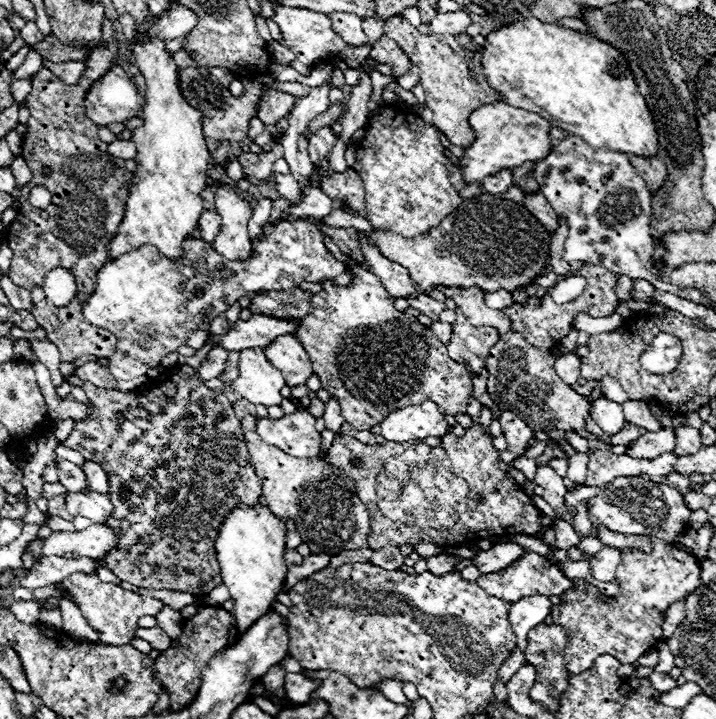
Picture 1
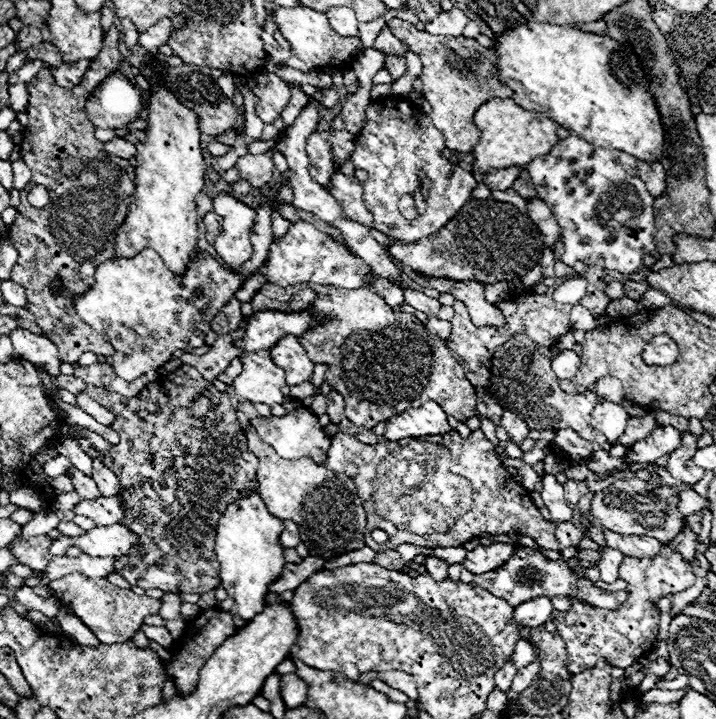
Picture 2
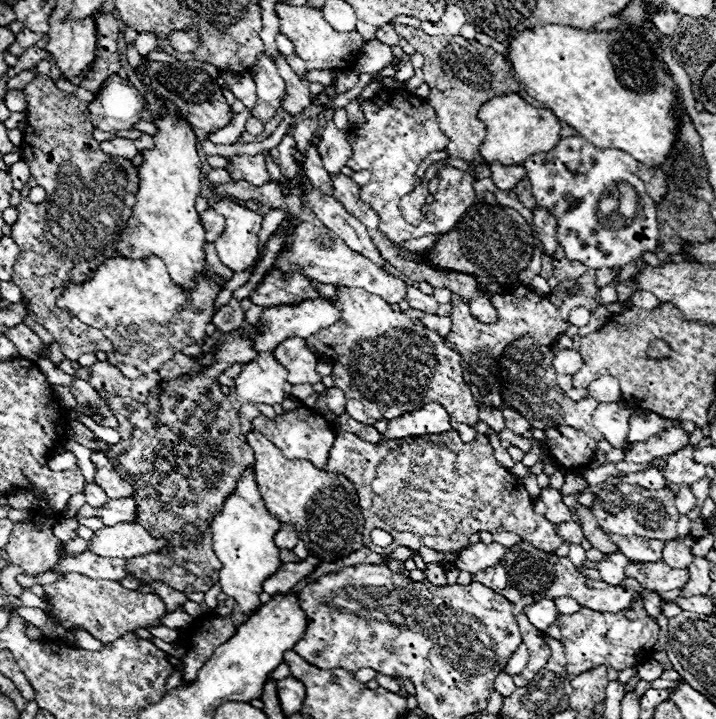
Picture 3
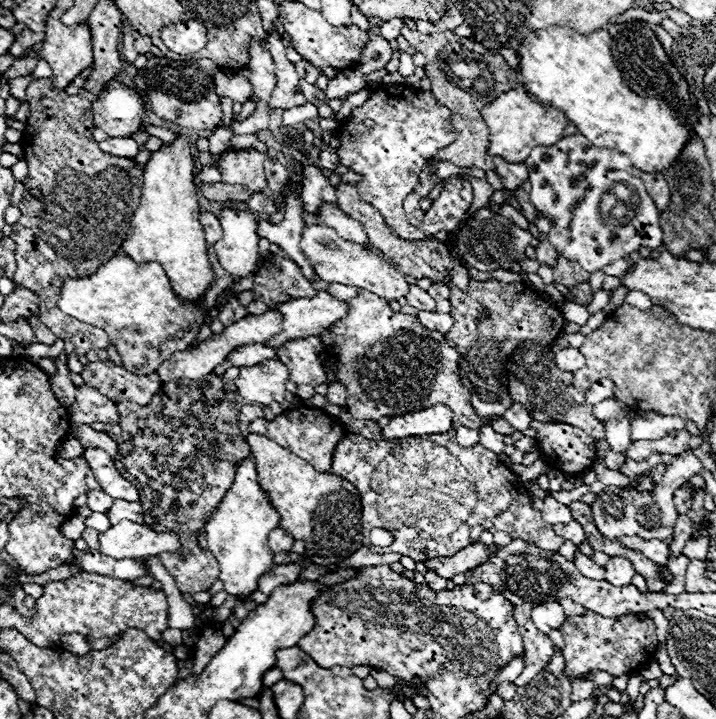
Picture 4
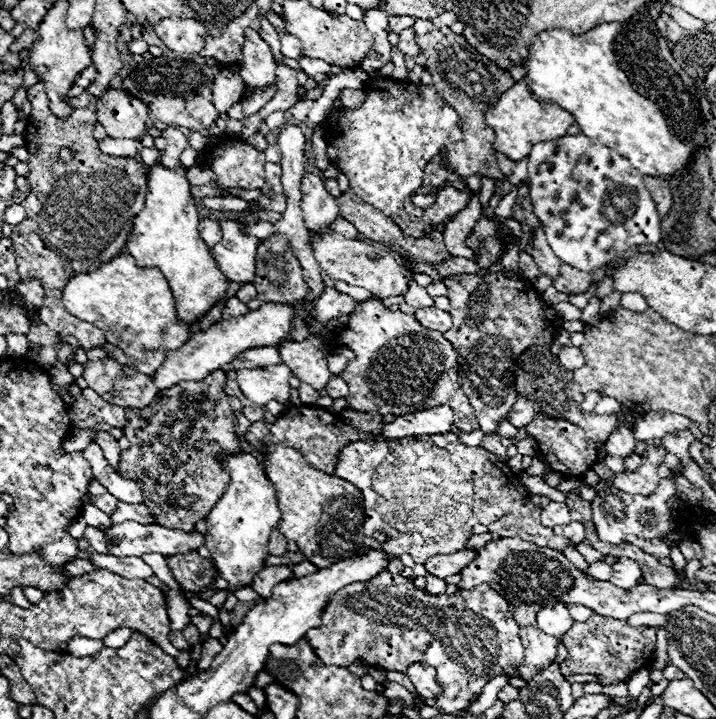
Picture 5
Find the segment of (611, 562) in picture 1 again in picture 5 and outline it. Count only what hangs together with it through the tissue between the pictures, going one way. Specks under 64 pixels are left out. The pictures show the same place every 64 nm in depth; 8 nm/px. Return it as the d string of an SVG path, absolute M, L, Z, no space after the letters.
M622 558L618 560L616 564L612 564L612 578L610 582L616 584L618 588L632 588L638 584L638 580L642 578L642 570L640 570L640 564L634 562L634 560L628 560L628 558Z

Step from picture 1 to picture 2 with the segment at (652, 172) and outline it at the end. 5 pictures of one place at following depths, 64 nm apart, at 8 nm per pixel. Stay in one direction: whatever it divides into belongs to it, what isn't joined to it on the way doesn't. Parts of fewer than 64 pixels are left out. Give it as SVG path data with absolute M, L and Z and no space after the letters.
M638 162L638 176L644 180L646 190L654 198L660 196L660 194L664 194L664 190L666 190L666 172L664 172L664 168L662 168L660 162L654 162L654 164Z

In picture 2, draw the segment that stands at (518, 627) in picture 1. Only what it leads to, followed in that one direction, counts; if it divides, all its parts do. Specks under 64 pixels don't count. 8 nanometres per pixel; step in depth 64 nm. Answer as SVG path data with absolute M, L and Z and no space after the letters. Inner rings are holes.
M540 598L540 600L528 600L528 604L520 604L514 608L514 618L516 622L526 624L526 627L535 628L544 626L554 612L554 606L550 598ZM518 640L516 642L516 650L514 650L514 654L510 656L510 660L512 660L512 664L516 666L516 668L524 668L528 662L532 662L534 660L534 652L532 652L532 648L528 648L528 642L526 640Z

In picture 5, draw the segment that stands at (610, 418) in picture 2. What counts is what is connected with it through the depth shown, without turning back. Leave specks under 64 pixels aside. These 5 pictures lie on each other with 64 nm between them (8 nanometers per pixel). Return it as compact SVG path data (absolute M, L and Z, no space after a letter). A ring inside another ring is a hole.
M608 396L600 398L600 402L594 408L596 414L616 414L618 410L622 410L622 404L616 398L608 398ZM620 426L616 432L612 432L608 442L604 442L606 456L628 458L634 452L634 448L636 448L636 440L634 440L632 432L626 426Z

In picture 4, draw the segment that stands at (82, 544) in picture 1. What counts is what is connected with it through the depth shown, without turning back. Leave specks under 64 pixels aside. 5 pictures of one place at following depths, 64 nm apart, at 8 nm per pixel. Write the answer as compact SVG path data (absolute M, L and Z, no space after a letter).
M124 520L100 534L100 554L120 558L144 558L148 554L174 552L182 548L174 532L154 532L146 524Z

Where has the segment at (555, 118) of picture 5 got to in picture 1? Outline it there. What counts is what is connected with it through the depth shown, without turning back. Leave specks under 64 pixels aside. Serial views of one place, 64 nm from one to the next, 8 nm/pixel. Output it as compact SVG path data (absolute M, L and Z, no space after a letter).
M492 102L480 106L476 112L472 112L470 124L476 132L476 140L470 148L466 148L464 158L460 158L464 180L468 184L480 184L486 176L496 174L504 168L522 166L526 160L540 160L548 156L554 146L554 140L550 138L552 124L546 118L542 118L540 114L514 108L506 102Z

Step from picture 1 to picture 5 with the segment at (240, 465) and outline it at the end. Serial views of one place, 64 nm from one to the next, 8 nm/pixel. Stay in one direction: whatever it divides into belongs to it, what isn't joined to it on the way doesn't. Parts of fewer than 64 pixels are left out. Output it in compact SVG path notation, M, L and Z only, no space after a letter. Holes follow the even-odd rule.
M216 370L212 376L204 378L200 384L176 384L176 388L168 388L168 392L160 392L156 400L148 408L130 408L128 412L128 428L124 434L132 442L128 450L120 454L120 476L136 480L140 484L144 504L152 508L156 522L166 528L176 530L194 530L196 522L206 518L212 506L218 502L228 484L228 472L220 466L218 454L242 452L242 446L234 434L234 410L228 404L228 396L224 392L226 372ZM190 552L188 556L168 556L166 560L172 576L184 590L202 590L218 576L216 570L204 558L200 558L198 552Z

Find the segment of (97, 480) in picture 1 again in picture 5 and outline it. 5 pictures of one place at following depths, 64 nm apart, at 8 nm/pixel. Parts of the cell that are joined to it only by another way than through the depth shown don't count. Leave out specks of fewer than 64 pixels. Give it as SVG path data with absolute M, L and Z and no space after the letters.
M90 442L88 448L82 454L92 464L94 478L112 496L116 496L120 502L126 502L126 504L142 504L144 502L142 492L140 492L140 486L134 480L126 480L120 474L112 472L112 468L108 468L108 464L106 464L106 460L102 456L102 450L100 450L100 446L96 442Z

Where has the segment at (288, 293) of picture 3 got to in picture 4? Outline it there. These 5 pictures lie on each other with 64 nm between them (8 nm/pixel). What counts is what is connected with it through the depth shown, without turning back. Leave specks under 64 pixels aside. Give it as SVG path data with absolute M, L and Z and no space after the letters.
M270 254L260 262L258 266L258 274L254 276L254 300L264 302L264 304L280 304L280 302L290 302L290 300L298 300L298 298L312 298L316 296L316 290L312 288L312 284L302 276L300 266L290 260L288 256L280 256L280 254Z

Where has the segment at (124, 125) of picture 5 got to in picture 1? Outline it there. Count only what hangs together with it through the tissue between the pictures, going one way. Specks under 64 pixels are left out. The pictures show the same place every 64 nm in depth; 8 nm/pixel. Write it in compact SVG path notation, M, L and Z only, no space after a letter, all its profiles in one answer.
M118 64L96 80L84 98L86 116L98 128L136 118L142 106L142 94Z

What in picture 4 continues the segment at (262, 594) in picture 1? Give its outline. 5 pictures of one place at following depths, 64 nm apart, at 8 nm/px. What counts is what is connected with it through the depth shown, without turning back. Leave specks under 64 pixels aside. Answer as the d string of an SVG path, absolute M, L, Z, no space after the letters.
M252 458L236 464L236 476L222 498L220 506L212 512L206 522L208 534L208 550L214 554L220 566L220 580L224 582L224 590L232 596L250 594L258 588L258 578L272 568L272 550L268 546L268 534L278 528L280 514L268 500L268 494L262 490L258 482L258 470Z

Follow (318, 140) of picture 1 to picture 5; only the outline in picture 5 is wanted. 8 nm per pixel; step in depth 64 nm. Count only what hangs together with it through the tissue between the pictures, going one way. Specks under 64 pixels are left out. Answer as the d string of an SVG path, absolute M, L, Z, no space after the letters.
M306 172L302 178L302 214L308 232L328 230L332 222L338 218L336 200L324 190L324 182L320 176Z

